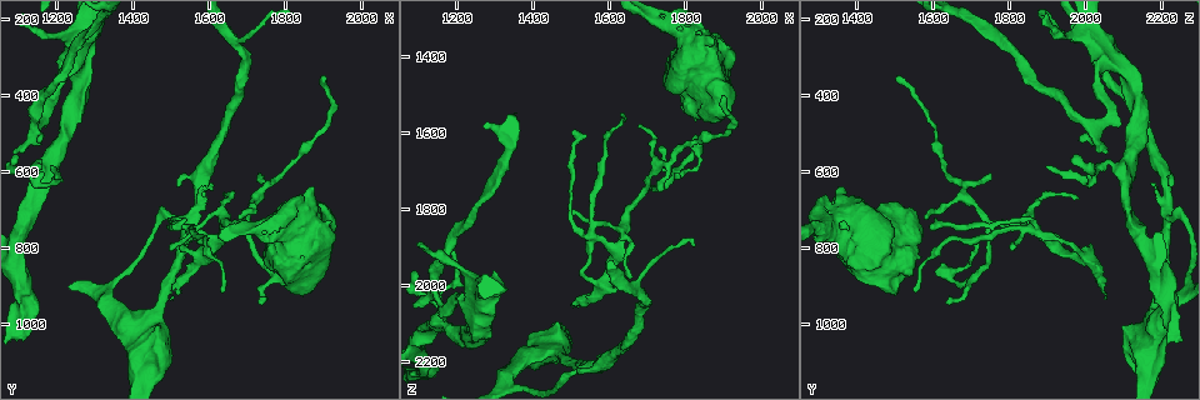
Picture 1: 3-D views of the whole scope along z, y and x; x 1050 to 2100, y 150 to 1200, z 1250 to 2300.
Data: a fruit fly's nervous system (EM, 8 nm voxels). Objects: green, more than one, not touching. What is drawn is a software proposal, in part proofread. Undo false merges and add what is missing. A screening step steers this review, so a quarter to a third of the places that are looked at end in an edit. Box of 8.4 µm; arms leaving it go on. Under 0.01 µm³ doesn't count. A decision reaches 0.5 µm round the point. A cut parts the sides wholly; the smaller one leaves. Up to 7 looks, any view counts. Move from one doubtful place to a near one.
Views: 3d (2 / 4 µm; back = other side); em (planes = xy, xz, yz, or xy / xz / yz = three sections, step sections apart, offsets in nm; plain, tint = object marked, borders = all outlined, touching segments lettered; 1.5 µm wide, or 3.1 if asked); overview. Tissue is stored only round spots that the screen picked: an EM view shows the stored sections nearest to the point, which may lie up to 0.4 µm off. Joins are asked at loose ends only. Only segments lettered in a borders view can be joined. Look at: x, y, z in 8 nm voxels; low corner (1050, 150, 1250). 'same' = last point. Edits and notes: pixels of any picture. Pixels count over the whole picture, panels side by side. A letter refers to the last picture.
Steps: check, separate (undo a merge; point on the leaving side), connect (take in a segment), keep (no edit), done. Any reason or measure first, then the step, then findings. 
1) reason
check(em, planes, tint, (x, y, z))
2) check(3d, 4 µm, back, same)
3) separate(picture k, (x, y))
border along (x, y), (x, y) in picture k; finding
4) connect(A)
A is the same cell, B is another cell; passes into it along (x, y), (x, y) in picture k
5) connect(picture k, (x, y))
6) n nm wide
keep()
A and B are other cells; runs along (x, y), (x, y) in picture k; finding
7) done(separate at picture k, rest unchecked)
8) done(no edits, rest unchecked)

an open end
check(em, planes, plain, (1745, 950, 1635))

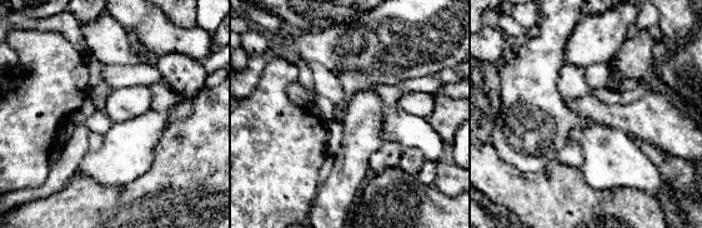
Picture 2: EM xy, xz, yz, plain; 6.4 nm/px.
what lies round it
check(em, planes, borders, same)

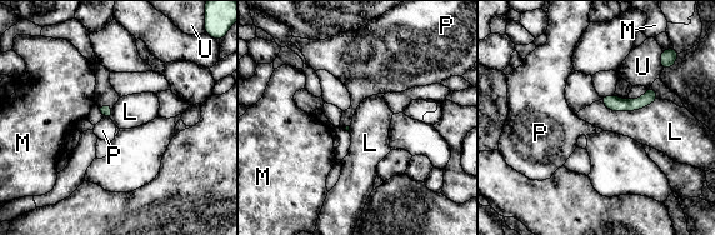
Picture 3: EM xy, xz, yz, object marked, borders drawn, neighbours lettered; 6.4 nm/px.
L touches over 380 nm
keep()
L, M, P and U are other cells; border along (658, 99), (633, 110), (600, 100) in picture 3; no lettered segment goes on from it

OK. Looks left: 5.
side arm on a straight run
check(em, planes, tint, (1605, 810, 1940))

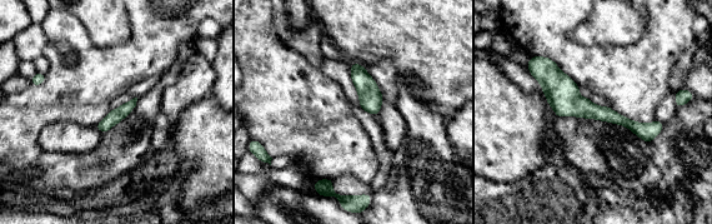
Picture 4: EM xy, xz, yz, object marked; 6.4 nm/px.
what lies round it
check(em, planes, borders, same)

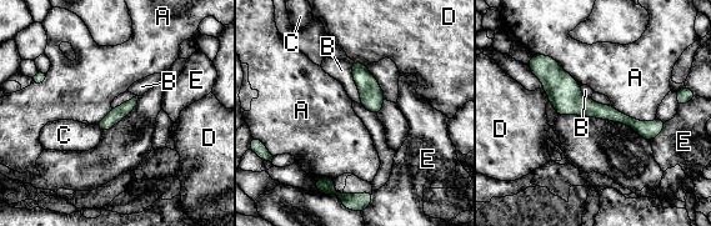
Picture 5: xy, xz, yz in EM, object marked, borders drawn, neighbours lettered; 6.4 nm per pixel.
keep()
A, B, C, D and E are other cells; border along (534, 54), (551, 56), (581, 85) in picture 5; one cell here

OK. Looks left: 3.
an open end
check(3d, 4 µm, (1885, 780, 1560))

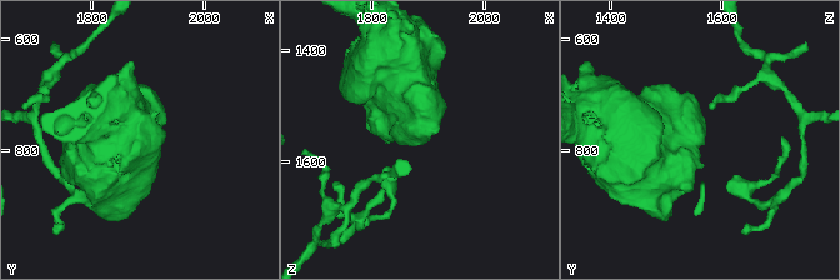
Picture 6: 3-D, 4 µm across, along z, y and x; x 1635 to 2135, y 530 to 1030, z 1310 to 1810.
check(em, planes, borders, (1890, 780, 1560))

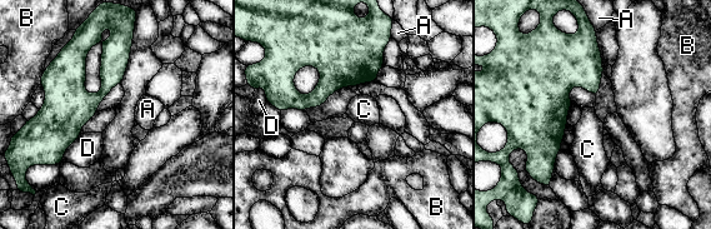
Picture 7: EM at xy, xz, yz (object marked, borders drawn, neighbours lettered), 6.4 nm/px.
keep()
A, B, C and D are other cells; runs along (587, 25), (550, 78), (551, 162) in picture 7; none of them fits

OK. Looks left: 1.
done(no edits, rest unchecked)

